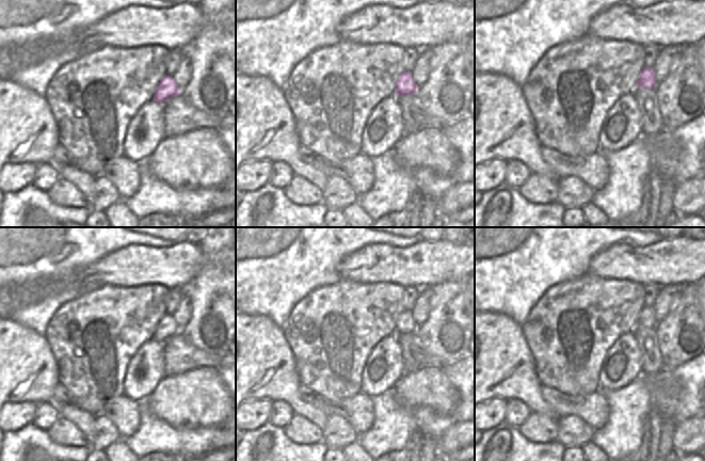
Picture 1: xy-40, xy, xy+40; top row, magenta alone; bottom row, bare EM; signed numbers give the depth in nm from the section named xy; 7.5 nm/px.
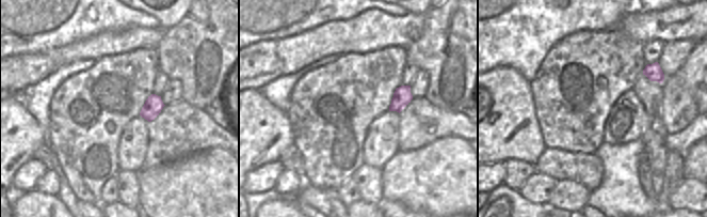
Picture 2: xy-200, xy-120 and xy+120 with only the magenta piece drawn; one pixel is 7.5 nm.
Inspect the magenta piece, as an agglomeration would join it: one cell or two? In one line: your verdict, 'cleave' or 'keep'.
cleave

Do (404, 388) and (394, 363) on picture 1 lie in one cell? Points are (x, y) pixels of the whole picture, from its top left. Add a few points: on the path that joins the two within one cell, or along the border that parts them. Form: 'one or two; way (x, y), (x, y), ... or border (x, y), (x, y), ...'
two; border (405, 372), (394, 386)

